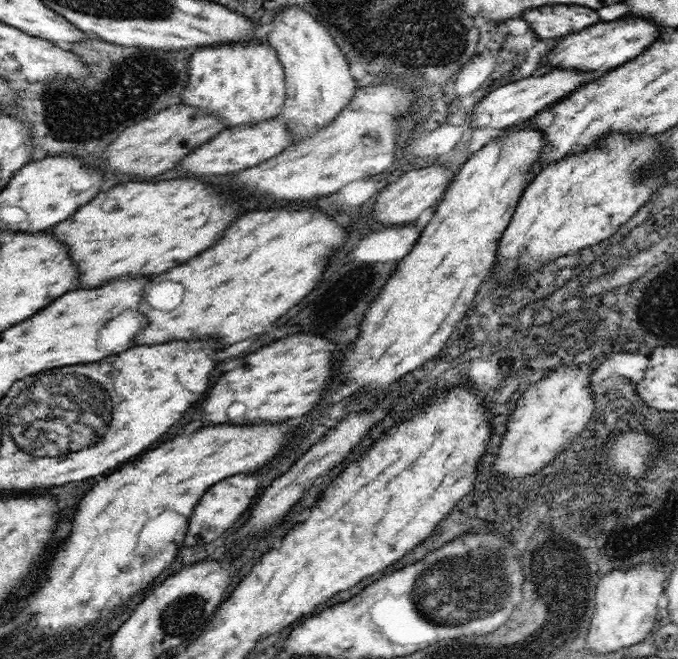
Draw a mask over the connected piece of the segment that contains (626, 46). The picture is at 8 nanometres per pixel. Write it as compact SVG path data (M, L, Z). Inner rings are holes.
M628 16L614 22L600 22L582 32L570 34L562 42L558 42L544 58L544 66L580 70L586 72L590 78L600 78L604 72L622 66L628 60L634 60L638 54L642 54L658 38L658 34L660 28L644 18Z

